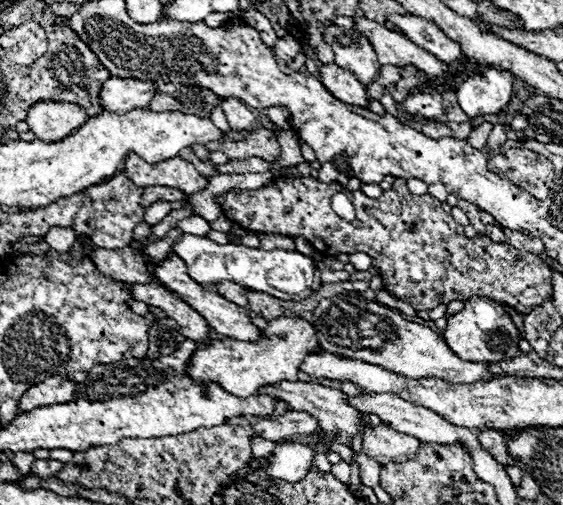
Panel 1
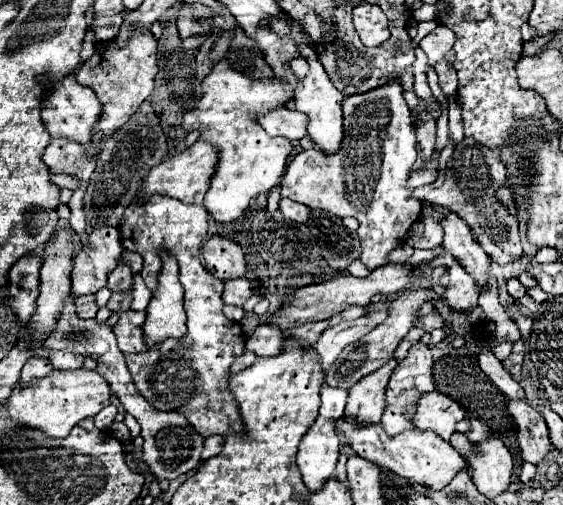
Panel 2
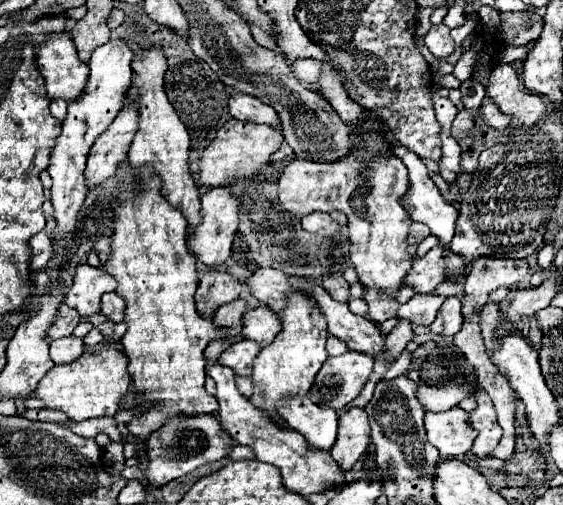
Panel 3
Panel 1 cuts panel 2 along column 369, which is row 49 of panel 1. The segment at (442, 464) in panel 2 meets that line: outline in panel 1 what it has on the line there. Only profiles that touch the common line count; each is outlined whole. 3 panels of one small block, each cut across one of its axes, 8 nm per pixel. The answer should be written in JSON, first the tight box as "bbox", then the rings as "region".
{"bbox":[388,14,462,64],"region":[[[392,14],[392,16],[388,16],[388,20],[392,20],[392,24],[396,24],[396,28],[404,36],[408,36],[414,44],[418,44],[426,52],[432,52],[438,60],[444,60],[446,64],[450,64],[462,56],[460,46],[456,42],[452,42],[430,20],[424,20],[420,16],[410,16],[410,14],[406,14],[406,16]]]}

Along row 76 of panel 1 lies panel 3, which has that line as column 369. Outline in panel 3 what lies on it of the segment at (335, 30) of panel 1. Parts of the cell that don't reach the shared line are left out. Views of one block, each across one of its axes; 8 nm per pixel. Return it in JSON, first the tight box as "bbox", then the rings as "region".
{"bbox":[308,352,374,412],"region":[[[346,352],[338,358],[328,358],[314,380],[308,398],[322,408],[338,412],[360,394],[372,366],[374,358],[360,352]]]}

